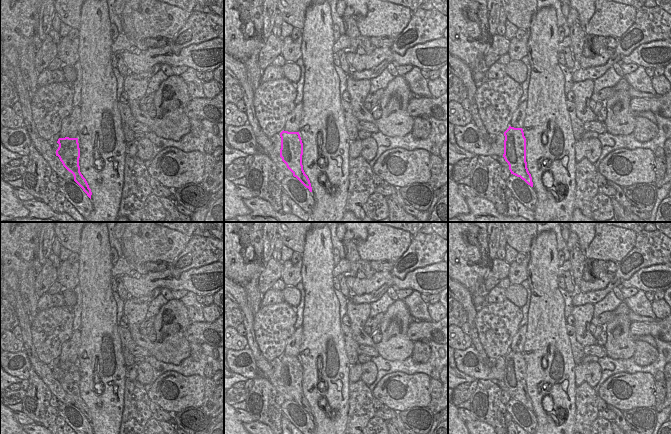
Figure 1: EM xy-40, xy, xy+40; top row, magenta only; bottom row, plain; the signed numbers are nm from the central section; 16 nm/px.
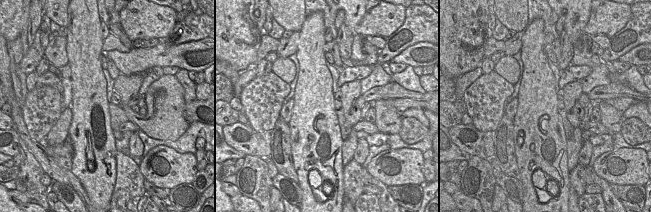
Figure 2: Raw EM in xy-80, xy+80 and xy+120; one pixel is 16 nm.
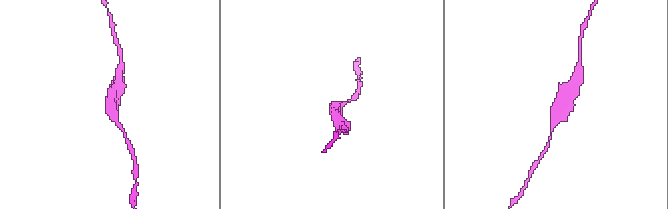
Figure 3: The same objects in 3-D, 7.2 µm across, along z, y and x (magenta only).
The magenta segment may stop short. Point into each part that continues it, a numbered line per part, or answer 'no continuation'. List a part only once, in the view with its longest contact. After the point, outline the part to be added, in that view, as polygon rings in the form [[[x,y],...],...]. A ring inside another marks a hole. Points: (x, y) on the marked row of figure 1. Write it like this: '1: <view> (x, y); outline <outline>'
no continuation

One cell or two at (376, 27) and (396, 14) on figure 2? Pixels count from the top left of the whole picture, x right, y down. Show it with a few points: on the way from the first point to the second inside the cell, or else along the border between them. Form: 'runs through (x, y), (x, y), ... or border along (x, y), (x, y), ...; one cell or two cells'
runs through (381, 22), (384, 19), (391, 19); one cell

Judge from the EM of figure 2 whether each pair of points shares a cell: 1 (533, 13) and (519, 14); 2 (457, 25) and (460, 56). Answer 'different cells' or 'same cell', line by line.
1: different cells
2: same cell

